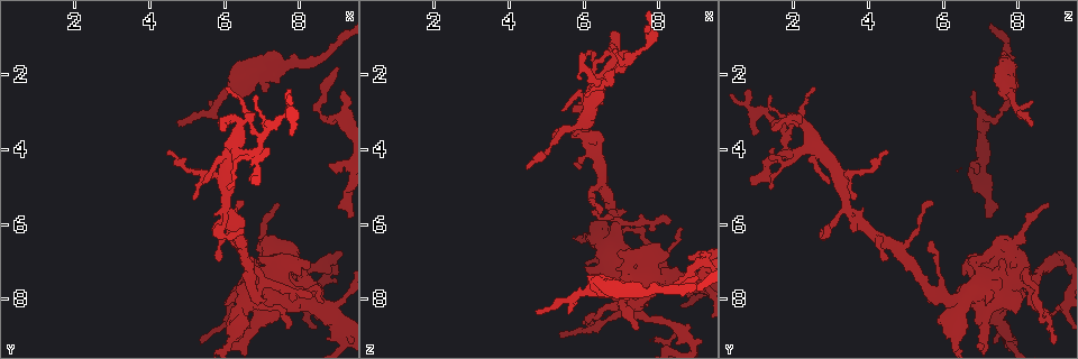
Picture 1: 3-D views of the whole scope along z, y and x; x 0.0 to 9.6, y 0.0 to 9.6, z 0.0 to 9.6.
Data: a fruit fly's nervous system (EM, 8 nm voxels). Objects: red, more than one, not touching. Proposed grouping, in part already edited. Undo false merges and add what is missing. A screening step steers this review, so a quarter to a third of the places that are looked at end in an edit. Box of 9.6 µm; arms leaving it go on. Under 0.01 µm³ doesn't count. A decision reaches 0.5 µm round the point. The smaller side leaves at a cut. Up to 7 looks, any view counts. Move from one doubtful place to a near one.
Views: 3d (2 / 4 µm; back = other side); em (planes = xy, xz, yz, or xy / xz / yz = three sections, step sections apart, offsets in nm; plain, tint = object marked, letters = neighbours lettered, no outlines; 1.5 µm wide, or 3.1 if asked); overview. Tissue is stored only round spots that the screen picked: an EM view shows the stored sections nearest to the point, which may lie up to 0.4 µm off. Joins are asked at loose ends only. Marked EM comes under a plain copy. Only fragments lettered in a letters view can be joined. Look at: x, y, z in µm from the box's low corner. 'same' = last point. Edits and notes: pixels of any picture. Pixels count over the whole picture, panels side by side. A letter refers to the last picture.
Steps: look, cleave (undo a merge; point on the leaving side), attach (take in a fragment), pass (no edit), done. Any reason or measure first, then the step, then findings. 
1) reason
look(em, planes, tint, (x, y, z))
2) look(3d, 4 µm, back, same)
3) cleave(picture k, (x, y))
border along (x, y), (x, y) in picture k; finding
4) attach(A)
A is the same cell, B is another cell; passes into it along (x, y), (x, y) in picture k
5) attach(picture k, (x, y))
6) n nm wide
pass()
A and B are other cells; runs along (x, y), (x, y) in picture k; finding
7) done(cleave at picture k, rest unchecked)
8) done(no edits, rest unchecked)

an open end
look(em, xy, step 8, letters, (5.15, 5.40, 3.60))

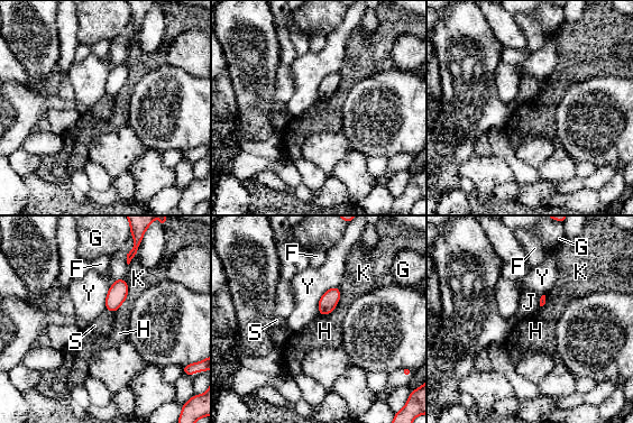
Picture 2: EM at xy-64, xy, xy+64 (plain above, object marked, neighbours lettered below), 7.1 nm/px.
another direction
look(em, planes, letters, same)

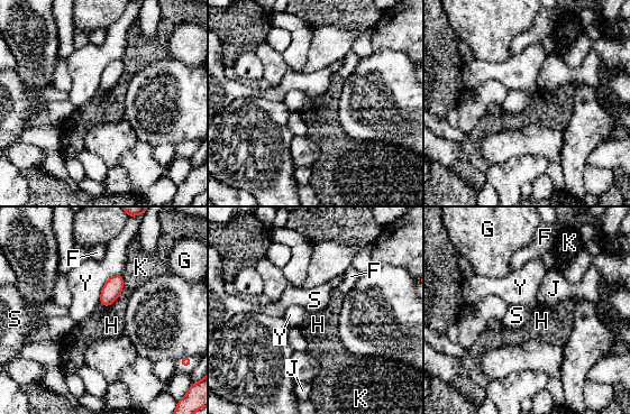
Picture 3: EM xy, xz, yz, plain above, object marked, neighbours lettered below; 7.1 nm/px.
pass()
F, G, H, J, K, S and Y are other cells; border along (100, 302), (106, 307) in picture 3; none of them fits

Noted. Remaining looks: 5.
sharp bend
look(3d, 2 µm, (7.85, 3.00, 0.95))

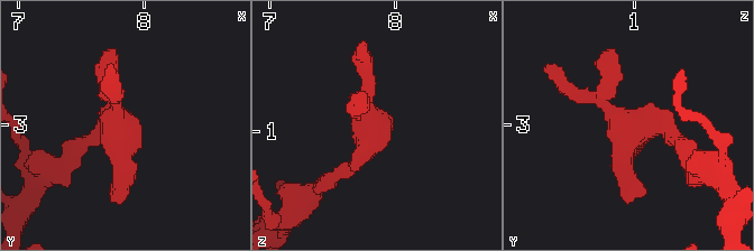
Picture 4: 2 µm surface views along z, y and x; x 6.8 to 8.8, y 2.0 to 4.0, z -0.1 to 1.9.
shape alone is not enough
look(em, planes, letters, (7.80, 3.00, 0.92))

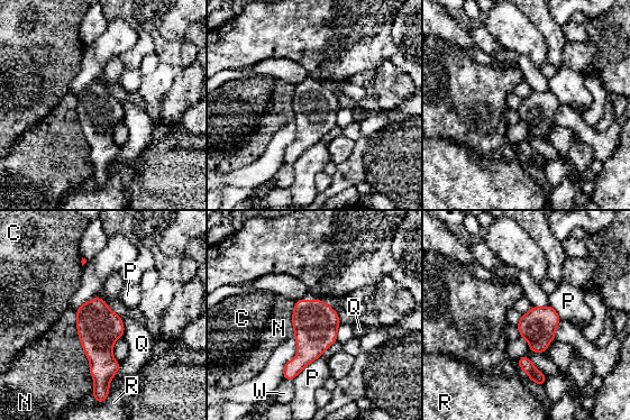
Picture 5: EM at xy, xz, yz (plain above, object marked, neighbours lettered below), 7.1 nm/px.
pass()
C, N, P, Q, R and W are other cells; border along (319, 356), (311, 361), (292, 380) in picture 5; all the same cell

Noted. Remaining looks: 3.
a narrow waist
look(3d, 4 µm, (7.90, 7.40, 8.60))

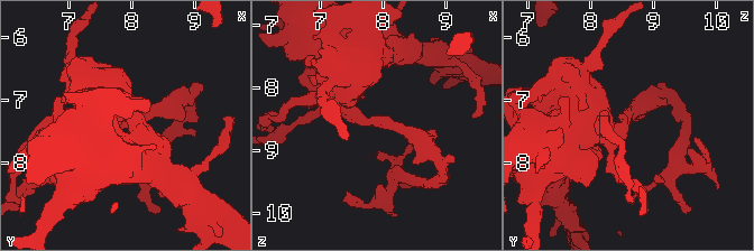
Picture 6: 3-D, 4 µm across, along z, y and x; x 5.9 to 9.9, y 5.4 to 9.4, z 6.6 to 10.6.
arms of 260, 500 nm
look(em, planes, letters, (7.85, 7.35, 8.55))

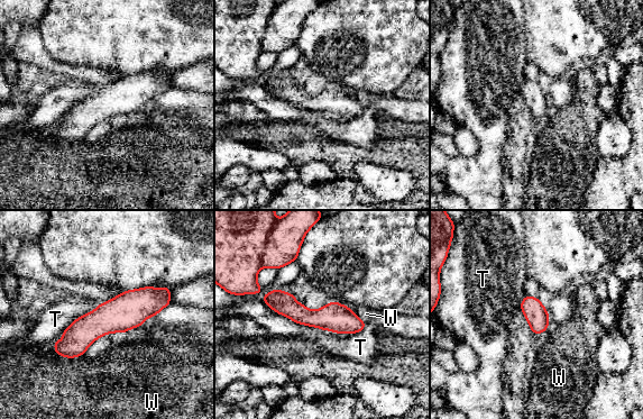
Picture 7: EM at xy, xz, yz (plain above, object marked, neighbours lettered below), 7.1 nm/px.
pass()
T and W are other cells; runs along (166, 290), (57, 349) in picture 7; continuous, no second cell

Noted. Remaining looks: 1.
done(no edits, rest unchecked)

